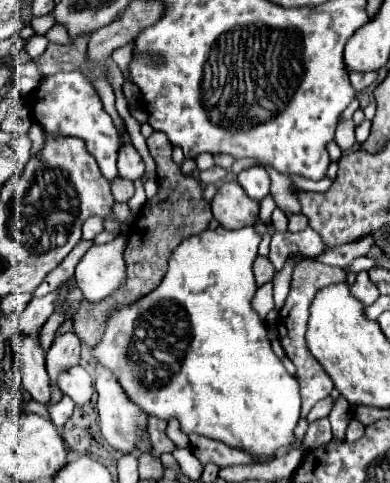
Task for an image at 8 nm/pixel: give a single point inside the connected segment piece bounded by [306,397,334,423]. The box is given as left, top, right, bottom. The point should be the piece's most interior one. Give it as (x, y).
(322, 409)

